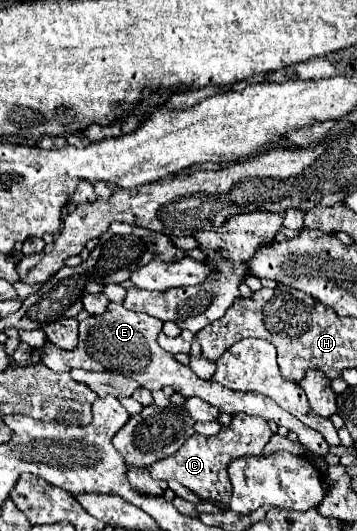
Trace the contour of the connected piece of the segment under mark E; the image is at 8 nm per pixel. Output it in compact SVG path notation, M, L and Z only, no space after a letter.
M110 303L108 309L102 315L90 315L80 323L80 343L72 351L64 351L52 343L44 345L42 363L50 367L52 371L70 371L70 369L86 369L86 371L118 371L120 375L130 375L130 379L138 379L144 389L158 391L162 387L172 387L176 393L182 393L184 397L200 397L206 403L220 409L220 413L228 415L256 415L268 421L274 421L276 425L282 425L298 435L298 441L306 445L314 455L324 457L330 453L330 445L318 433L316 429L310 429L300 419L278 407L272 399L258 395L258 393L242 393L242 391L230 391L214 381L200 379L192 373L190 367L178 363L170 353L166 353L158 345L158 335L162 331L162 321L156 317L150 317L146 313L136 313L130 309L124 309L122 303Z

